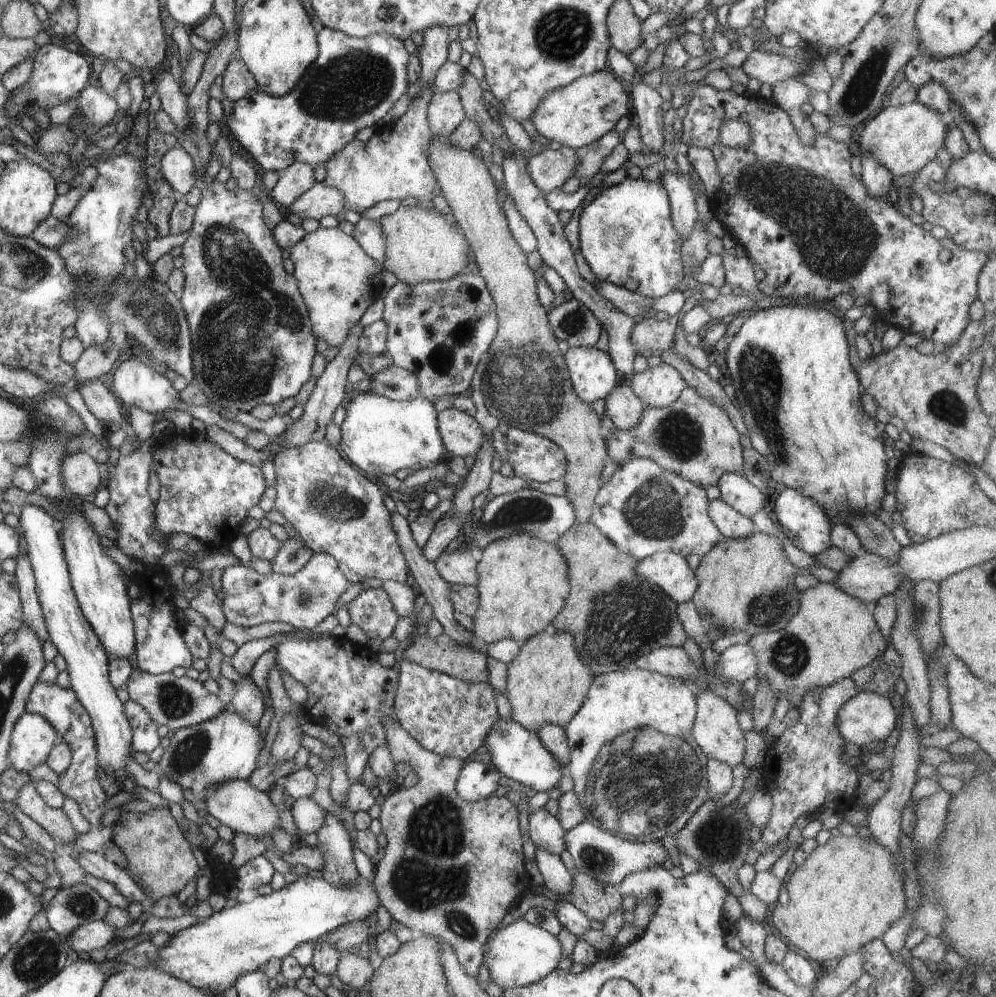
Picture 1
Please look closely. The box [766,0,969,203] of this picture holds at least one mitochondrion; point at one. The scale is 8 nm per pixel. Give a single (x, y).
(858, 94)

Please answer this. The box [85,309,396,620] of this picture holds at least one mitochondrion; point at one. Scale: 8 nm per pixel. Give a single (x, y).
(322, 498)

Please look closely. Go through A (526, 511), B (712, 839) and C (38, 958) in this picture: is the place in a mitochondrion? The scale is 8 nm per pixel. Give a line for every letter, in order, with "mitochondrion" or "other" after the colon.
A: mitochondrion
B: mitochondrion
C: mitochondrion

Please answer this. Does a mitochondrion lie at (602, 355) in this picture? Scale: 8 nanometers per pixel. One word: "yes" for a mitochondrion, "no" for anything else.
no

